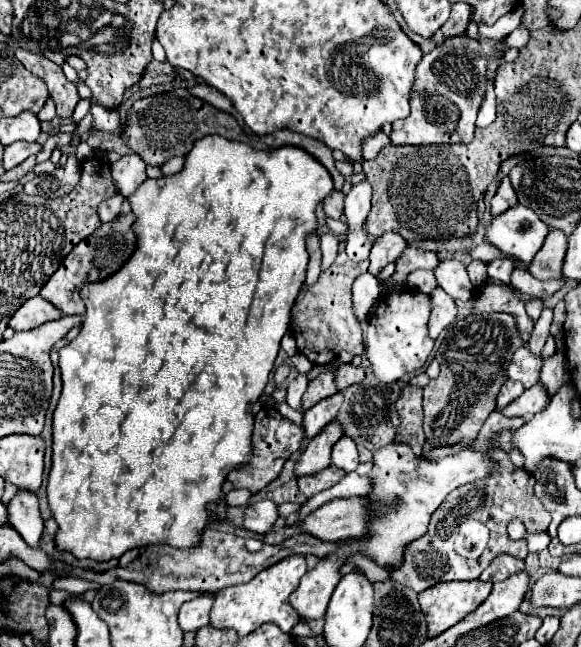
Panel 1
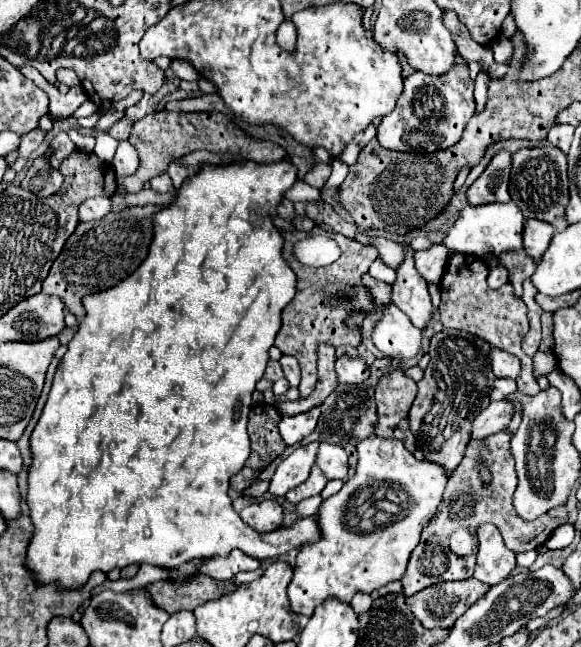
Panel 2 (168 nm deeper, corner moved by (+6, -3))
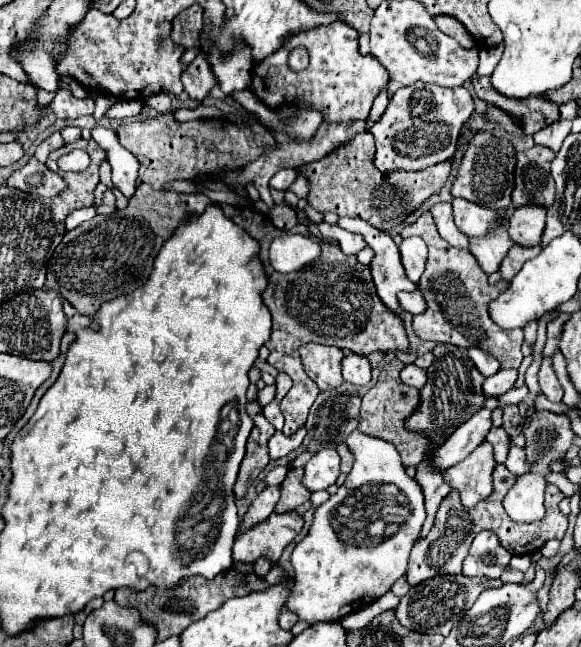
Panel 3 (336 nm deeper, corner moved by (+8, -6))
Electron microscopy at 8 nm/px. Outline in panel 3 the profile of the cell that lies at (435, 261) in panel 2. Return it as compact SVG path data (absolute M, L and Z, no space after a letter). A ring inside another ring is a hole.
M409 237L403 239L399 249L401 249L401 259L407 277L413 283L417 283L421 279L421 271L425 271L425 257L427 257L425 241L421 237Z

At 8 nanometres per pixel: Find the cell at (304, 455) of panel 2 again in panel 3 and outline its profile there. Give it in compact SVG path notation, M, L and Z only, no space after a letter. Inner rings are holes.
M281 485L265 487L265 489L257 495L257 499L251 503L253 507L247 511L247 515L245 515L245 519L241 521L241 527L239 527L239 529L249 529L249 527L253 527L255 523L265 521L265 519L273 513L279 497L281 497Z

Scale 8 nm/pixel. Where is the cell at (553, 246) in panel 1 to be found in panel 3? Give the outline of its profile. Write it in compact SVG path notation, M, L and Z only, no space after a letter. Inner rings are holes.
M519 207L509 219L509 237L521 247L535 247L545 231L545 209L543 207Z

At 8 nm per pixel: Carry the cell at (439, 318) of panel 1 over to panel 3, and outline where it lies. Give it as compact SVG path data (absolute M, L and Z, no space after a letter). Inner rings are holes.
M341 217L341 219L339 219L339 227L347 229L347 231L351 231L351 233L363 235L365 241L367 241L367 245L375 251L375 259L373 259L373 263L371 263L371 275L373 275L373 283L375 283L377 295L379 295L379 299L383 301L383 305L385 305L391 313L401 315L401 313L403 313L403 307L401 307L399 299L397 299L397 293L399 293L399 291L415 291L417 285L415 285L413 281L409 281L409 277L405 277L405 267L401 265L401 257L399 257L401 253L399 253L399 249L397 249L395 241L393 241L389 235L385 235L383 231L379 231L379 229L375 229L373 225L365 223L363 219Z

